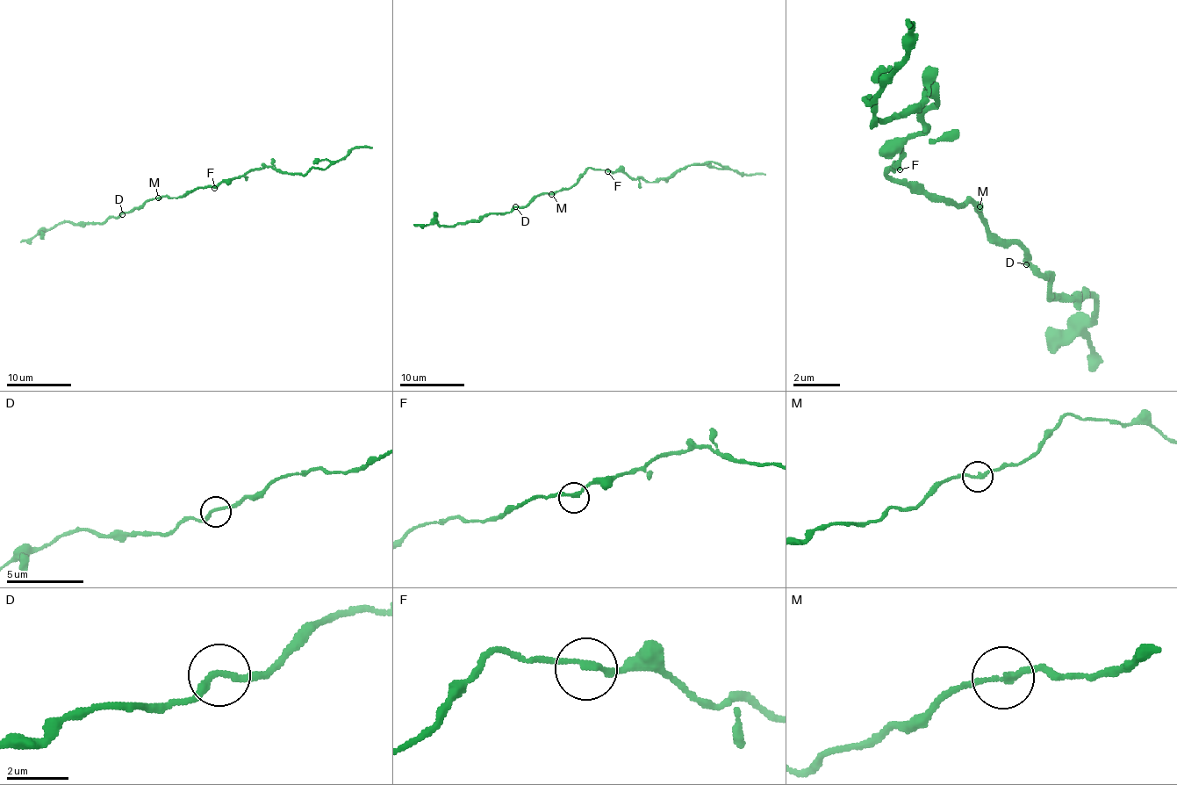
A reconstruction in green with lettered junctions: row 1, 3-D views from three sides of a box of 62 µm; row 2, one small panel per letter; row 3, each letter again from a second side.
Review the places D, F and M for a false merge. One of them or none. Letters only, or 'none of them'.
none of them

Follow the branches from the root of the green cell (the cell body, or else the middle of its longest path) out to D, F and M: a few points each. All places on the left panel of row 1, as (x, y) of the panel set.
D: (194, 190), (175, 198), (163, 196), (147, 199), (140, 205), (122, 214)
F: (194, 190), (202, 186), (215, 188)
M: (194, 190), (175, 198), (158, 198)

